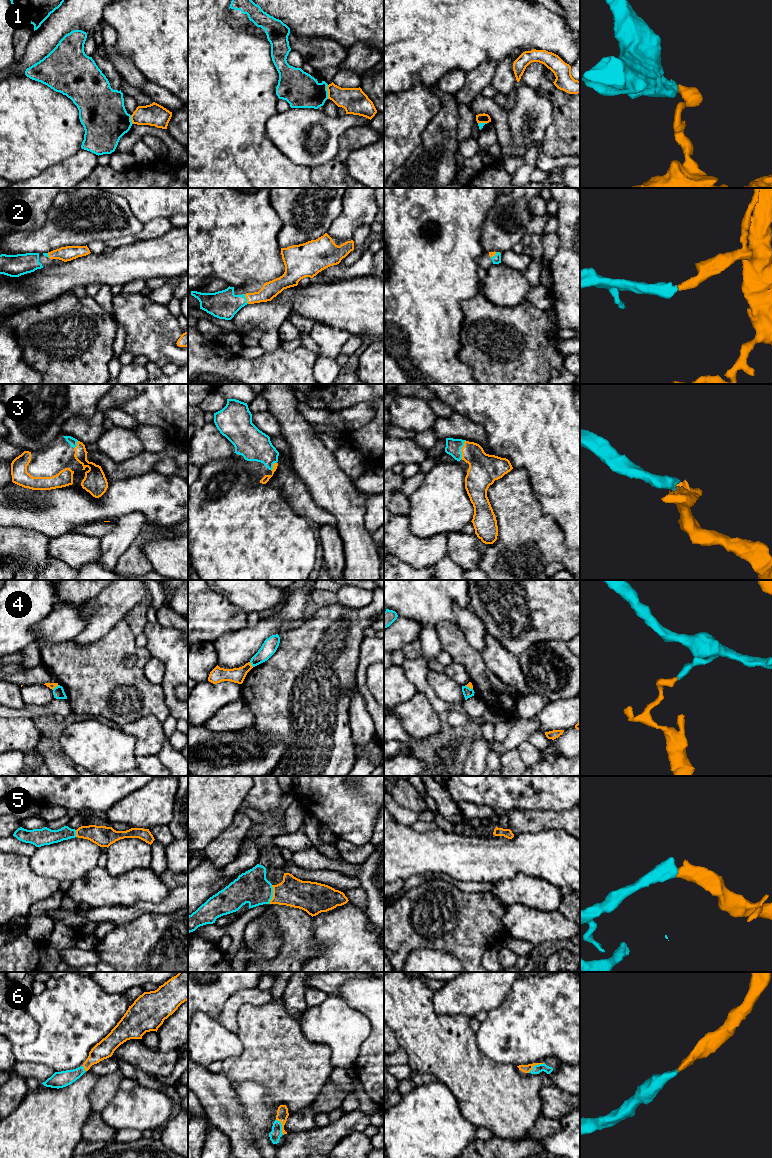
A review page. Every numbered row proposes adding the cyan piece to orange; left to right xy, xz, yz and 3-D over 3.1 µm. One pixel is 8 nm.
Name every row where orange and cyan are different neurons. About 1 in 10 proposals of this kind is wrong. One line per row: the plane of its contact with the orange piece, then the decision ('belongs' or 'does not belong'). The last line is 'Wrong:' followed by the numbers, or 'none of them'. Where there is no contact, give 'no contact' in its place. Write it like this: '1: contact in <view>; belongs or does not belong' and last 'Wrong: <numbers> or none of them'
1: contact in xz; does not belong
2: contact in xz; belongs
3: contact in yz; belongs
4: contact in xy; does not belong
5: contact in xz; belongs
6: contact in xz; belongs
Wrong: 1, 4

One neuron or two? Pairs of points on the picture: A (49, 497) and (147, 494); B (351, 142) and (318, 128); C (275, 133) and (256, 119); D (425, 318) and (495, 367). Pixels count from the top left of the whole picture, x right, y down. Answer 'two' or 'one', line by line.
A: one
B: two
C: two
D: two

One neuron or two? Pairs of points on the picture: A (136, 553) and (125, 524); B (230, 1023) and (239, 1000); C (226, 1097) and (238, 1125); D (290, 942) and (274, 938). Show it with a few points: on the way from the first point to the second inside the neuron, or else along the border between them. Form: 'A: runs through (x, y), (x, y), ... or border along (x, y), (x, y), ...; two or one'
A: border along (141, 532), (117, 560); two
B: runs through (230, 1017), (230, 1009), (233, 1006); one
C: runs through (226, 1104), (231, 1118); one
D: border along (266, 925), (281, 938), (279, 953), (269, 960); two

